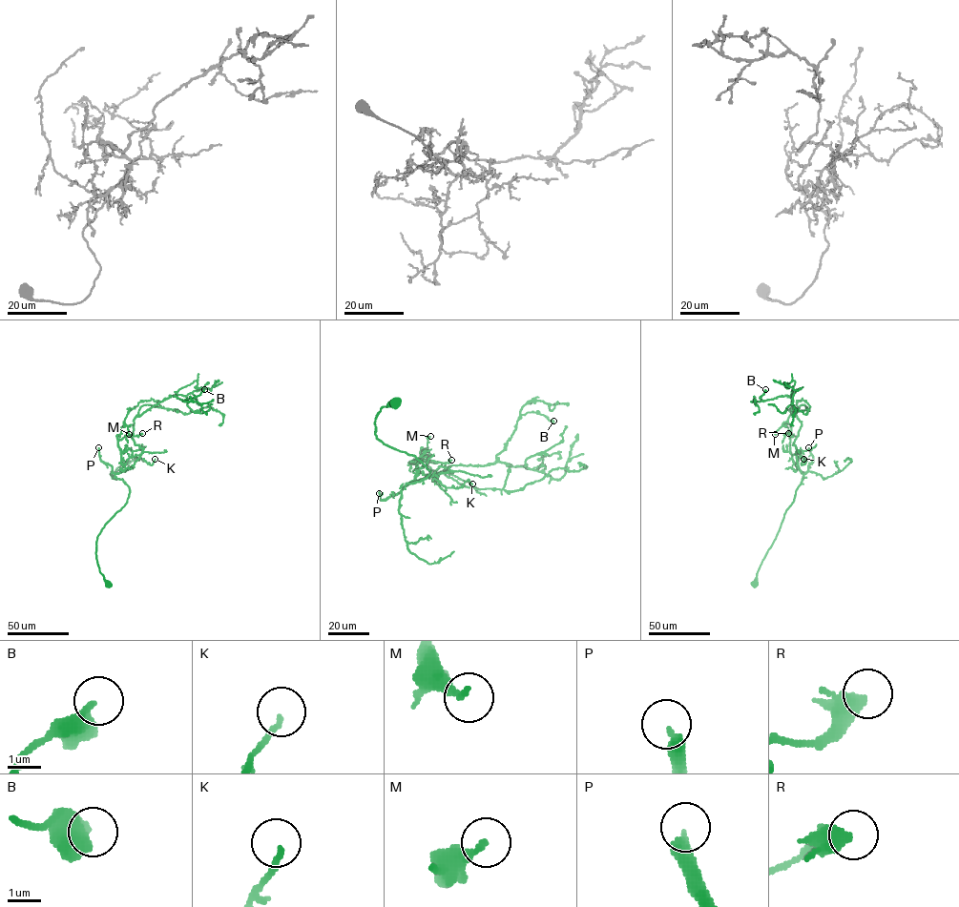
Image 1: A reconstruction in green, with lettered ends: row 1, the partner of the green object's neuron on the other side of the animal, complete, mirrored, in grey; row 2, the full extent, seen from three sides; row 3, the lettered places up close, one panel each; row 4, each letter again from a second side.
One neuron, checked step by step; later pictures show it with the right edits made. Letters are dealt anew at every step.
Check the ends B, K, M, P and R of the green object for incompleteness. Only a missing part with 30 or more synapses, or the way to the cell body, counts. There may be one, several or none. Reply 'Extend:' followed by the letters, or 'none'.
Extend: P

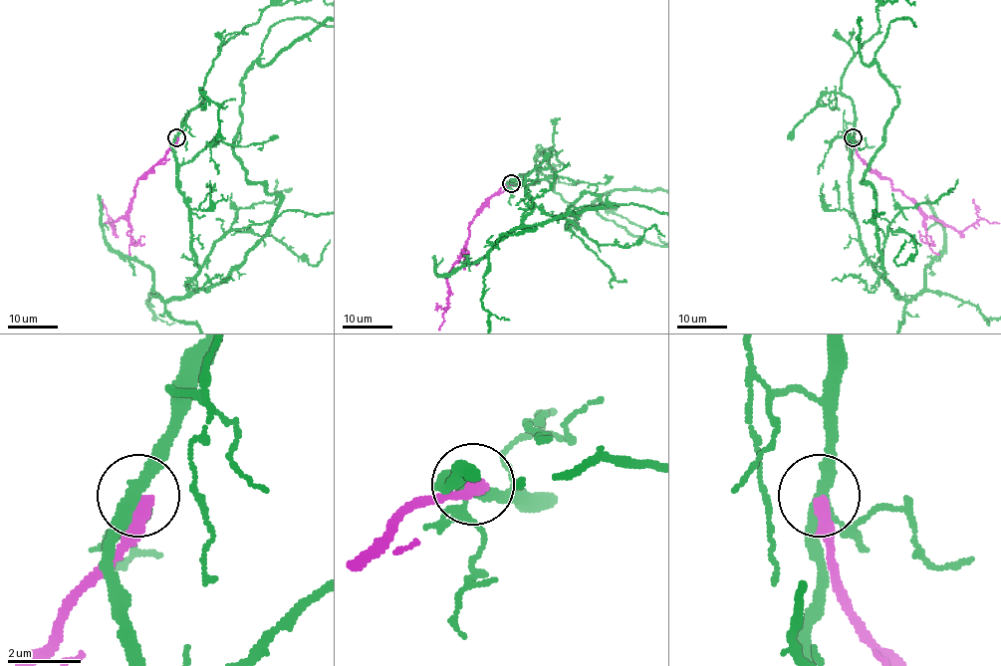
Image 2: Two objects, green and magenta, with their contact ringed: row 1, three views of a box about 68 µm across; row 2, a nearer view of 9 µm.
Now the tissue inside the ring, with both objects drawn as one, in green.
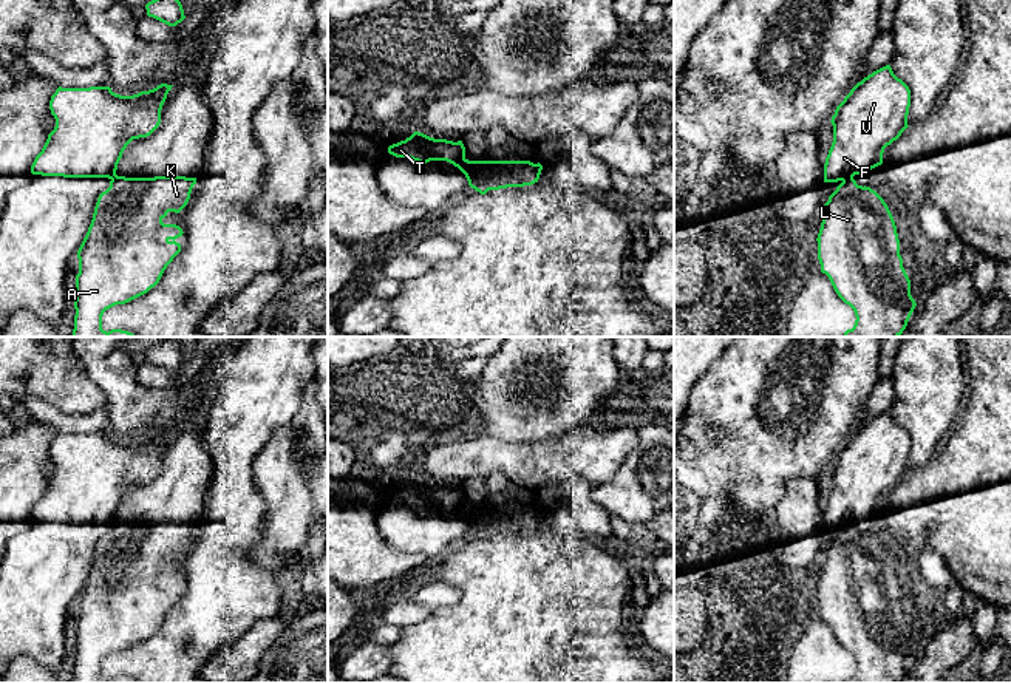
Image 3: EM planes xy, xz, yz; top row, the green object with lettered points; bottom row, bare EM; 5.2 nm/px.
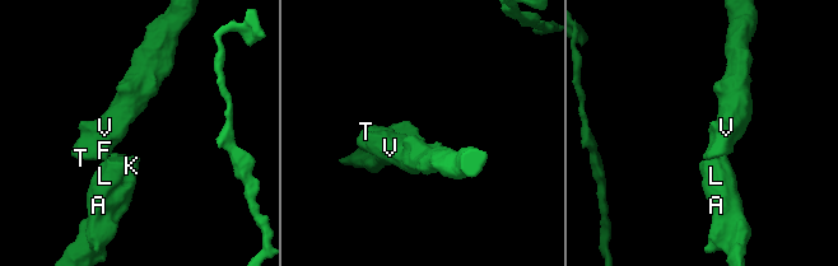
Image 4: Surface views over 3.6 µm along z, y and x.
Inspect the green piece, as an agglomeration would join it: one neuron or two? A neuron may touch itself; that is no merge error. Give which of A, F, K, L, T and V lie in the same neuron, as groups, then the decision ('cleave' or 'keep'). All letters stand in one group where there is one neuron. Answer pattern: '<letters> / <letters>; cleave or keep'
A K L / F T V; cleave

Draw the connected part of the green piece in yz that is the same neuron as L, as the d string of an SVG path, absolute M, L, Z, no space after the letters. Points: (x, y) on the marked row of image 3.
M850 176L821 212L816 238L821 272L856 317L842 337L900 337L917 303L887 204Z

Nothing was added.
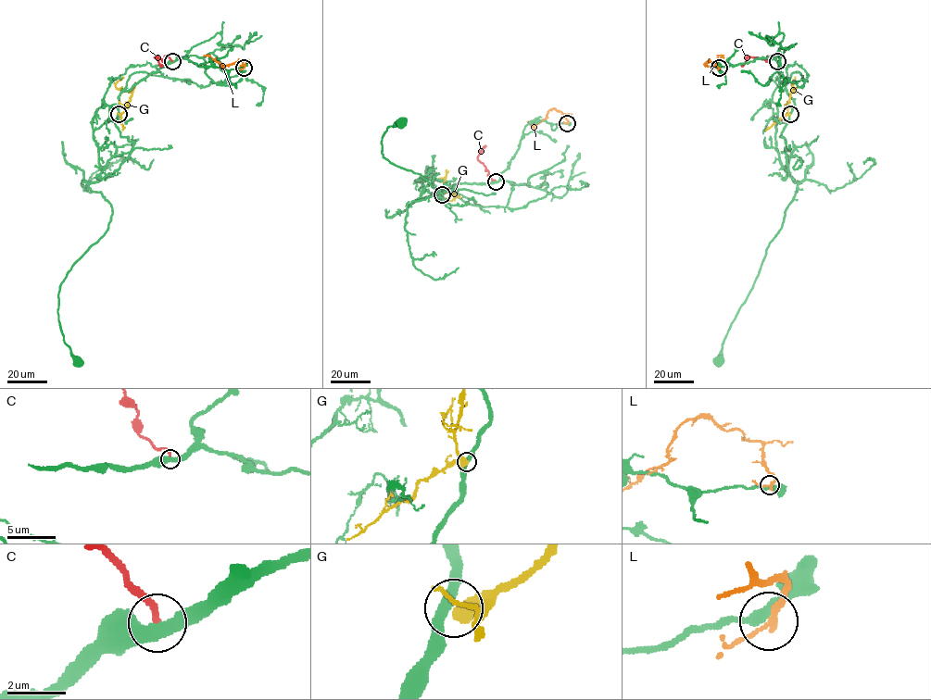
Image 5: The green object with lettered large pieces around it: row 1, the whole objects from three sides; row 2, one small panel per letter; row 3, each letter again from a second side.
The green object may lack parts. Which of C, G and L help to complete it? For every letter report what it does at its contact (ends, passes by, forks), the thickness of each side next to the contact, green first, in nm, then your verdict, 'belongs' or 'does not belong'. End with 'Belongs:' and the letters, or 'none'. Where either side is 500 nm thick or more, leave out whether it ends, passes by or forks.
C: 500 nm thick on the green side, 200 nm on the other; does not belong
G: 360 nm thick on the green side, 500 nm on the other; does not belong
L: it passes by; 280 nm thick on the green side, 200 nm on the other; does not belong
Belongs: none

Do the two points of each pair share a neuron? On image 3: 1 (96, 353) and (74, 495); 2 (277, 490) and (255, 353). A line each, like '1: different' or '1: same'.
1: different
2: different

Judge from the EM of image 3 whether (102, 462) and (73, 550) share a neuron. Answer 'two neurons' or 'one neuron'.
one neuron

